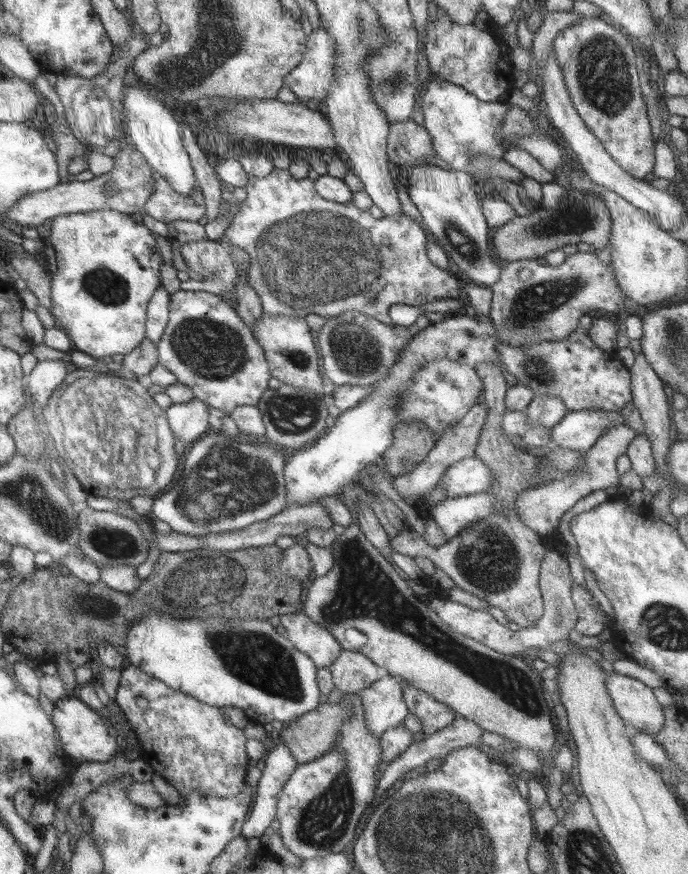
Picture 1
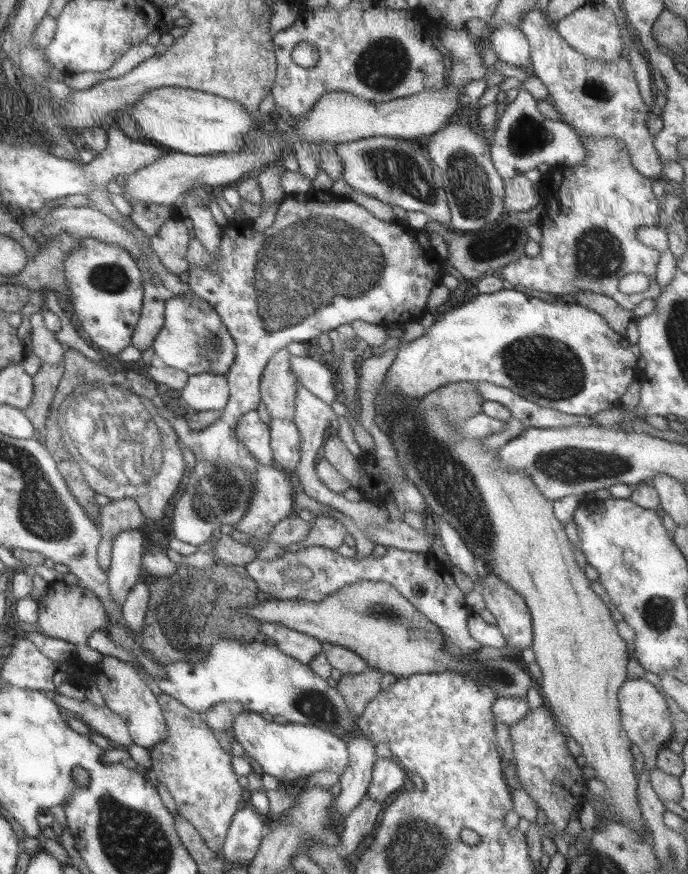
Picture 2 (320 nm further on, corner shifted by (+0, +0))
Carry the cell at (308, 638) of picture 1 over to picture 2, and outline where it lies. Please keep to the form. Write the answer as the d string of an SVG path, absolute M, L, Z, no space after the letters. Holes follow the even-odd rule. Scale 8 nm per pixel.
M262 622L260 632L266 636L266 642L274 644L302 664L307 665L317 654L322 653L322 642L278 623Z

